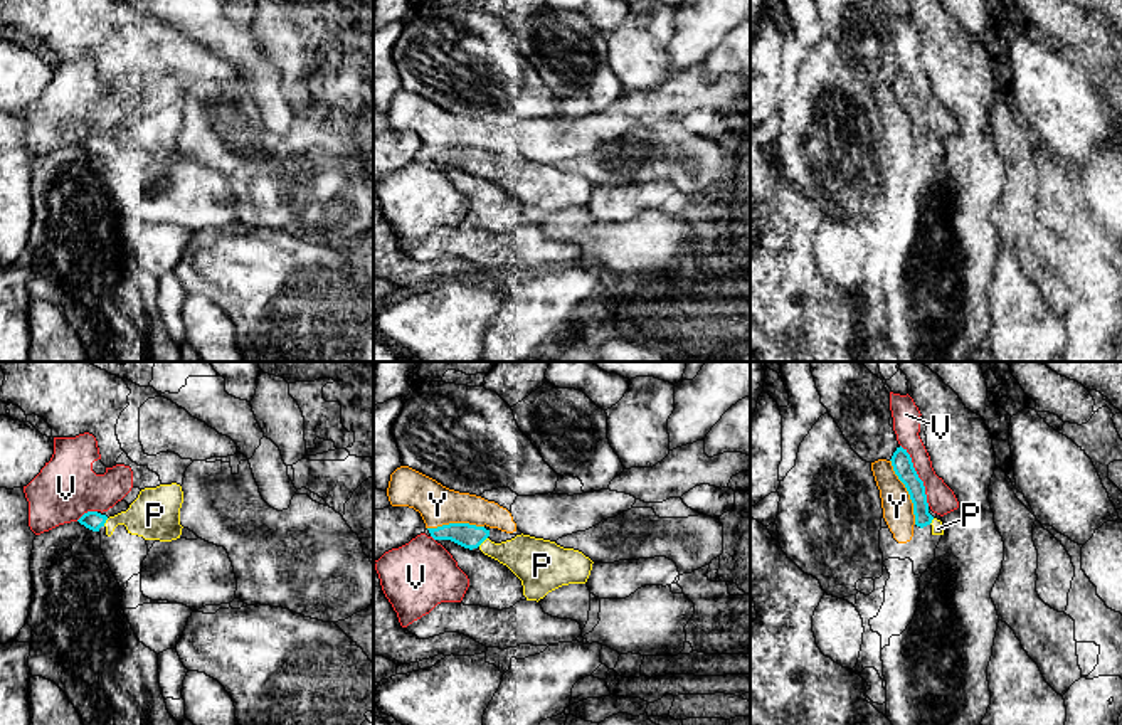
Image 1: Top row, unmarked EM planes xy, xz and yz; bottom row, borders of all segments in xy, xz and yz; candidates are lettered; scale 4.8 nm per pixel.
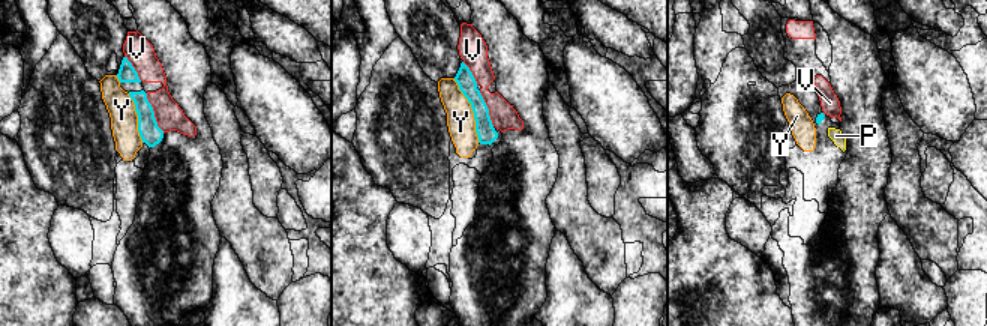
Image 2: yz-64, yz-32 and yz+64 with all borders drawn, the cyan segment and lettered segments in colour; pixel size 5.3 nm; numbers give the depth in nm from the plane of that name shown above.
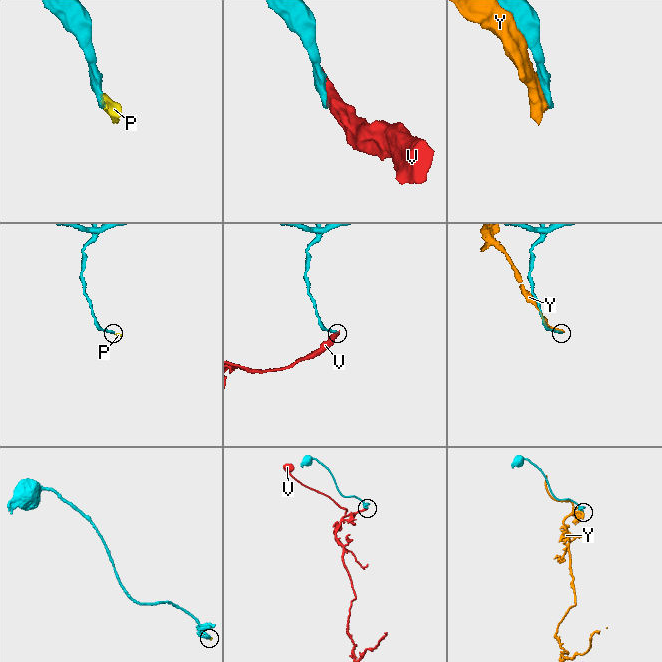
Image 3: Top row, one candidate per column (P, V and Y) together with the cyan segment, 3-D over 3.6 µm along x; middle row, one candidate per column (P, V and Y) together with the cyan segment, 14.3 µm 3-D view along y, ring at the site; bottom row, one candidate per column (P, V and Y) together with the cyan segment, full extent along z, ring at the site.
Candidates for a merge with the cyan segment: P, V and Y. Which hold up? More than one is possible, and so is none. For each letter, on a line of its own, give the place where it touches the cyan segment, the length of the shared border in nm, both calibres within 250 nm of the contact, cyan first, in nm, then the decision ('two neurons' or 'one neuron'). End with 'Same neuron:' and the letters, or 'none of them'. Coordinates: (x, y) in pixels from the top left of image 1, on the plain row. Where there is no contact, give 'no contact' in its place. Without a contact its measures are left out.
P: xz (481, 165) | 60 nm | 120/220 nm | one neuron
V: yz (917, 98) | 320 nm | 100/140 nm | two neurons
Y: yz (907, 113) | 340 nm | 100/140 nm | two neurons
Same neuron: P

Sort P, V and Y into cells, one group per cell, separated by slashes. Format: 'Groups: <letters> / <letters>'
Groups: P / V / Y

